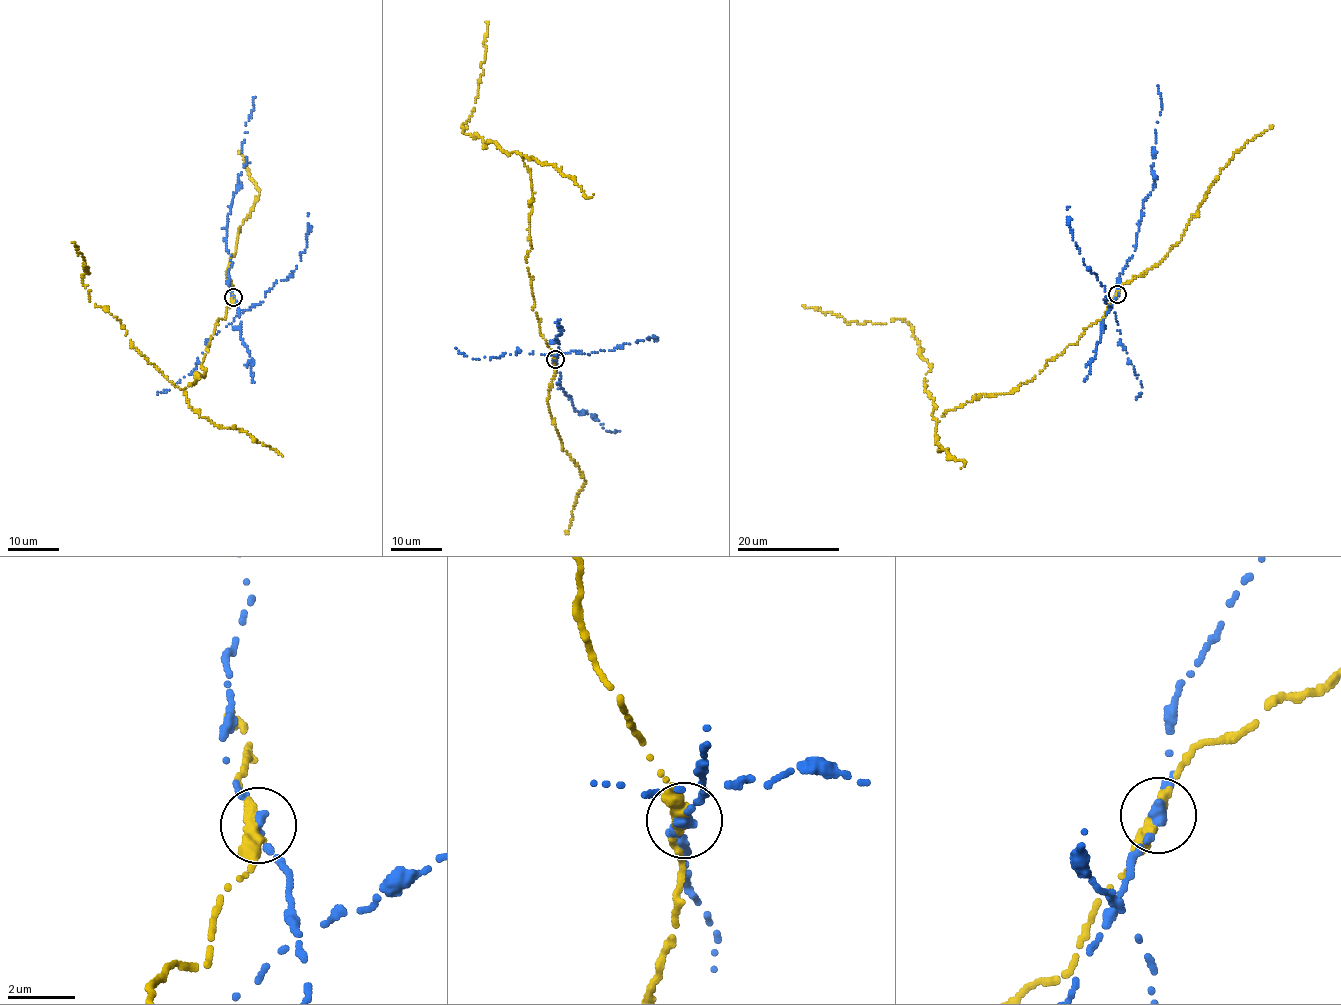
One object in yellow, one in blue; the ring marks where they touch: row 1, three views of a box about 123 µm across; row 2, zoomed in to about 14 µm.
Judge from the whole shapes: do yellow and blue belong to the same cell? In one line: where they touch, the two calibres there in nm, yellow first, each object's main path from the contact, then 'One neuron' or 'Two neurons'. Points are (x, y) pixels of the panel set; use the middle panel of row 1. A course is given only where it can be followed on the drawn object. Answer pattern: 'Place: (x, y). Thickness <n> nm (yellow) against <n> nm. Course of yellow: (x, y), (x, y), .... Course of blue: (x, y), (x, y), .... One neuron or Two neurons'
Place: (555, 359). Thickness 360 nm (yellow) against 260 nm. Course of yellow: (555, 359), (526, 263), (529, 169), (518, 150), (462, 133), (486, 21). Course of blue: (556, 359), (553, 361), (560, 378), (557, 385), (570, 397), (575, 409), (594, 417), (603, 429), (620, 432). Two neurons

